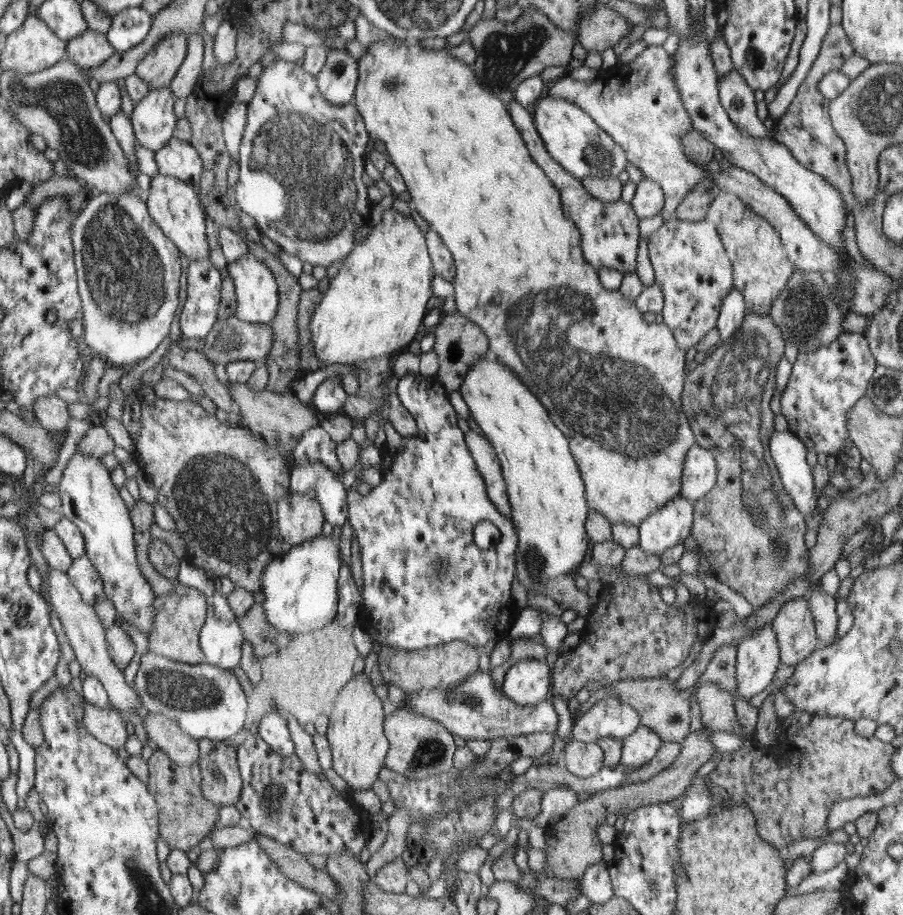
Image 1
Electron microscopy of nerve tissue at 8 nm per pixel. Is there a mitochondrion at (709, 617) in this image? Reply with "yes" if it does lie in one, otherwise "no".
no

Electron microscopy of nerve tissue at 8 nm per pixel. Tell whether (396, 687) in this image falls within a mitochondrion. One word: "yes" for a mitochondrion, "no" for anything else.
no

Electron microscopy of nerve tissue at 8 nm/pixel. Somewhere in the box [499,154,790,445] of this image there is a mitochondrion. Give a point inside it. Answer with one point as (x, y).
(741, 381)

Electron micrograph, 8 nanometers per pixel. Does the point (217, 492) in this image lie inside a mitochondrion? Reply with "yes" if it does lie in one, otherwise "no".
yes

